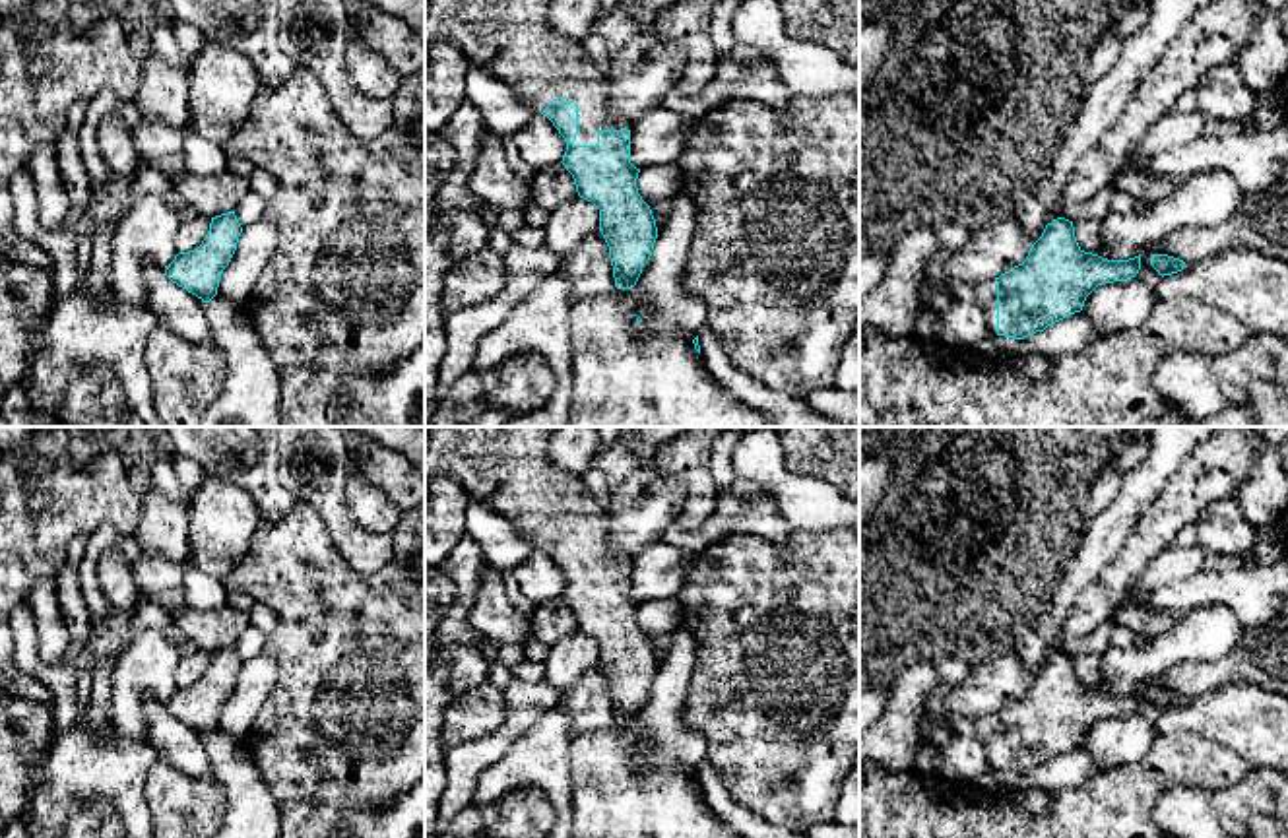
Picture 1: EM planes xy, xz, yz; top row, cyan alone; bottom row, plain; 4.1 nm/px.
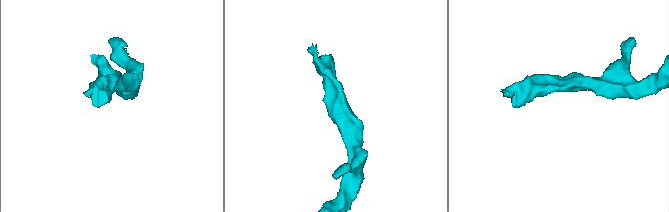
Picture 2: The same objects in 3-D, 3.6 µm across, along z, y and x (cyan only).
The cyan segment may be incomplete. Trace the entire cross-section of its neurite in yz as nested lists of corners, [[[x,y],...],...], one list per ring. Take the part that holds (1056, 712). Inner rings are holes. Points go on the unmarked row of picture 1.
[[[1057,652],[1046,660],[1026,694],[993,714],[950,718],[945,735],[974,735],[982,741],[991,768],[1024,774],[1080,747],[1098,722],[1127,716],[1141,704],[1141,689],[1108,694],[1084,687],[1073,656]]]

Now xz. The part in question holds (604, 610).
[[[425,427],[425,479],[450,473],[466,487],[469,500],[493,506],[510,520],[533,547],[547,551],[566,576],[563,599],[572,609],[580,632],[599,644],[599,667],[609,681],[617,724],[636,720],[658,673],[656,654],[636,623],[640,603],[630,597],[630,563],[607,545],[607,510],[584,489],[576,473],[549,460],[549,444],[559,427]]]

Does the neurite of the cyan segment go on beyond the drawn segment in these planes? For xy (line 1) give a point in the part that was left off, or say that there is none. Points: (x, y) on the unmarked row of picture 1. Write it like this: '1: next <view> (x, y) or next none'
1: next none

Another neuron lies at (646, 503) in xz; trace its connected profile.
[[[638,466],[621,485],[611,489],[607,508],[607,545],[621,559],[634,561],[638,553],[661,541],[685,506],[685,483],[654,466]]]

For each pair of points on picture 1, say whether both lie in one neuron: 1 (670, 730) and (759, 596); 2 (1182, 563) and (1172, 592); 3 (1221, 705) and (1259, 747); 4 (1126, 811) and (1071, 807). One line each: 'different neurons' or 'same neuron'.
1: different neurons
2: different neurons
3: same neuron
4: same neuron

